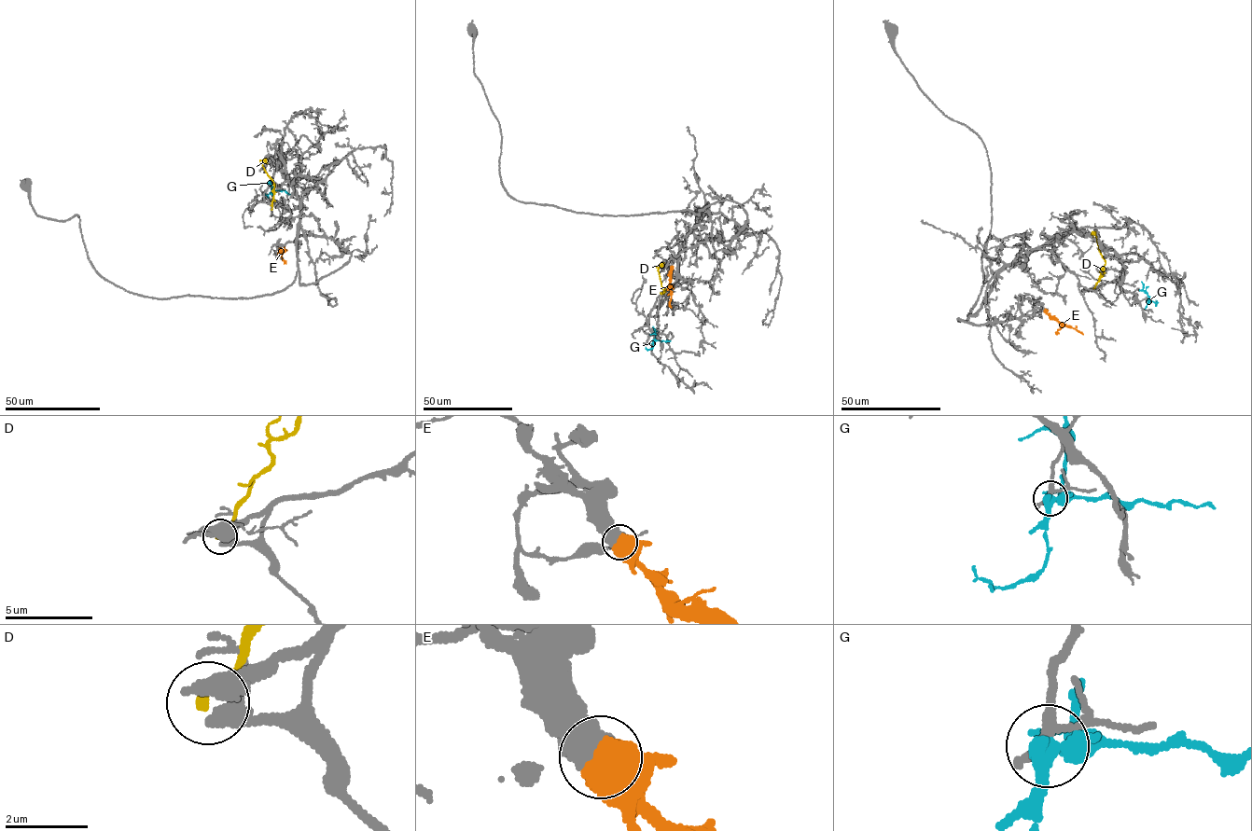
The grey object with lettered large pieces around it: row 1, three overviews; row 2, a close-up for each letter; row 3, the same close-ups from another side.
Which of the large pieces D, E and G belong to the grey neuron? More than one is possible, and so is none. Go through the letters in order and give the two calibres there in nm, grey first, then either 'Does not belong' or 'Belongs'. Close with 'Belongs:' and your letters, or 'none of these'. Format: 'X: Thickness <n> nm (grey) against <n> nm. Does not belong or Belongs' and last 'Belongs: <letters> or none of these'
D: Thickness 360 nm (grey) against 220 nm. Does not belong
E: Thickness 400 nm (grey) against 950 nm. Belongs
G: Thickness 240 nm (grey) against 380 nm. Does not belong
Belongs: E

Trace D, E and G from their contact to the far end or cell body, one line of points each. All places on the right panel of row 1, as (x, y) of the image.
D: (1093, 288), (1104, 273), (1105, 263), (1092, 232)
E: (1044, 310), (1060, 323), (1083, 334)
G: (1148, 299), (1141, 282)

